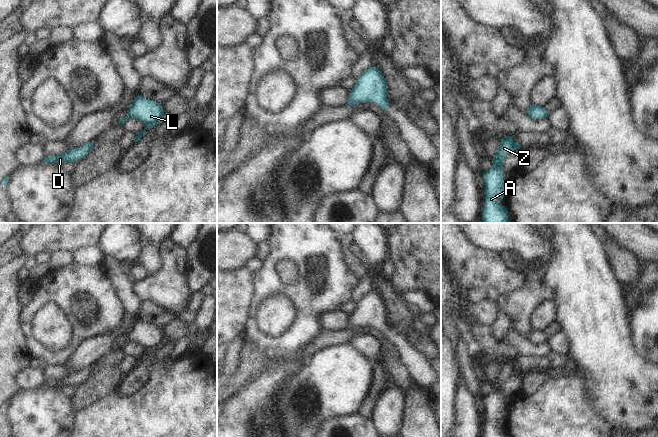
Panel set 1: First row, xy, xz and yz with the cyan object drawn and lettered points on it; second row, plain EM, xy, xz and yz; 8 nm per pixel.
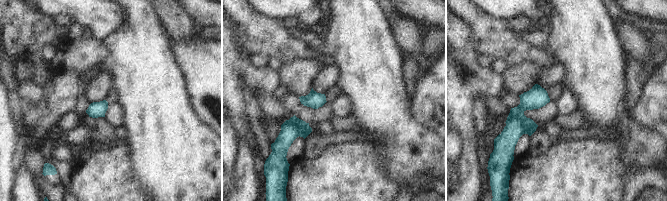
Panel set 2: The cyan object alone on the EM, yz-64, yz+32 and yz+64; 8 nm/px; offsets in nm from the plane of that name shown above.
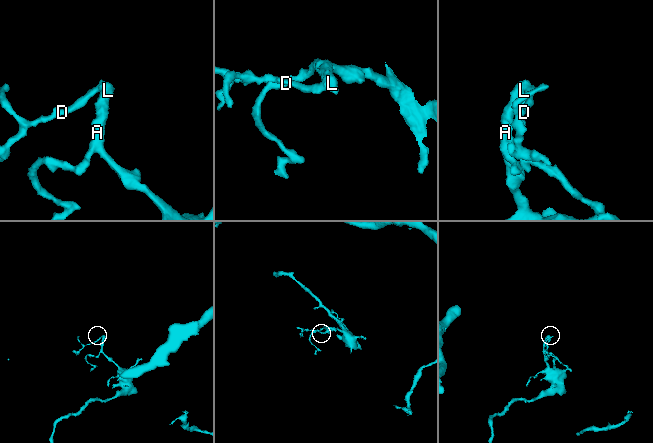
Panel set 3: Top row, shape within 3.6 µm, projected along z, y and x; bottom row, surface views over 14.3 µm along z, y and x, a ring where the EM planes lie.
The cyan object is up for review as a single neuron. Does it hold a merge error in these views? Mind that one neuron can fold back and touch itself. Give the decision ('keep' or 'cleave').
keep

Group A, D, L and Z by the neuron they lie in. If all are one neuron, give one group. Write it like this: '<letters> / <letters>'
A D L Z

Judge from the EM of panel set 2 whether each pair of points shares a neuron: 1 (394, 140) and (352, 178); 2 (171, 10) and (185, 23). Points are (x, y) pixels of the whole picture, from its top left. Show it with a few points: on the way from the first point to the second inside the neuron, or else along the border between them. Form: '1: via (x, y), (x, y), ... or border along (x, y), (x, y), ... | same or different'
1: border along (370, 139), (385, 151), (384, 166), (388, 172) | different
2: via (174, 13), (182, 21) | same

